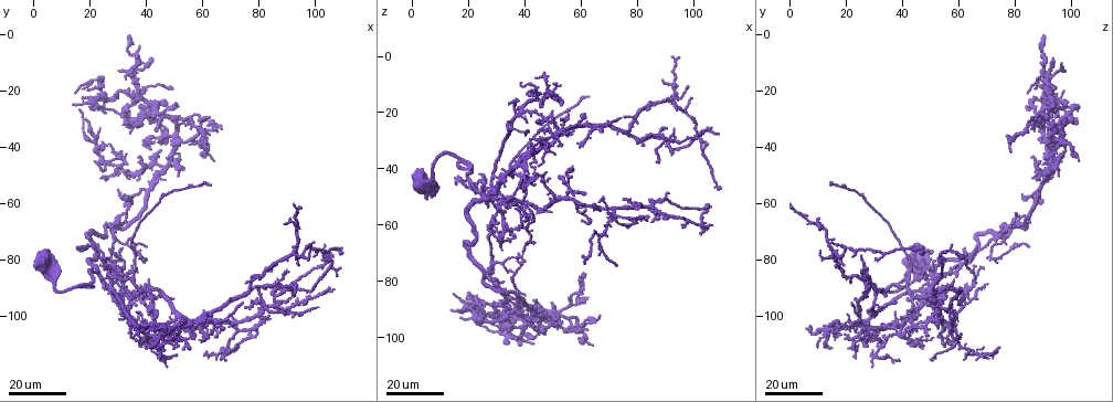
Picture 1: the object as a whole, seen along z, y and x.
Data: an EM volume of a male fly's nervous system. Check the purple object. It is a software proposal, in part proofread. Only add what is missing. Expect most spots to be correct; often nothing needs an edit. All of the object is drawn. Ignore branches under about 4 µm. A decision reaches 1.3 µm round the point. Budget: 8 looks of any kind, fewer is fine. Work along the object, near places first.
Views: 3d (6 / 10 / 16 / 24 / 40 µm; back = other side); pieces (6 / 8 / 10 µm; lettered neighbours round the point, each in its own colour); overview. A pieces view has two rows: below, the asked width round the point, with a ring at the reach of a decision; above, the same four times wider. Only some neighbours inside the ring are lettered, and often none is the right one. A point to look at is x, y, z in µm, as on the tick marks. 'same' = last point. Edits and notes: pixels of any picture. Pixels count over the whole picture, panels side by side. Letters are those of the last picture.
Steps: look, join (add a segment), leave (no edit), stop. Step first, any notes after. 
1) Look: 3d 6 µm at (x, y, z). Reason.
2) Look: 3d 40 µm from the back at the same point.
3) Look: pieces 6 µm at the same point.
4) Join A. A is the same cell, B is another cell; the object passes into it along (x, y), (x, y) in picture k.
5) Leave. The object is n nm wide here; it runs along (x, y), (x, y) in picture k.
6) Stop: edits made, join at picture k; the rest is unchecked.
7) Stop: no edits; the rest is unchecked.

Look: 3d 16 µm at (94, 81, 19). An open end.

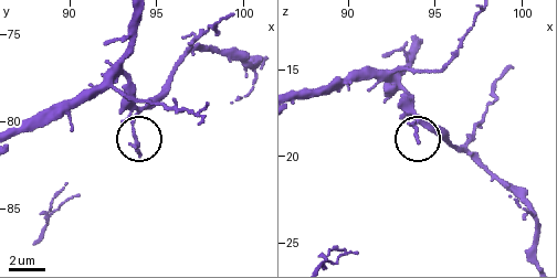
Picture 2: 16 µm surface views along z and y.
Look: pieces 10 µm at (94.0, 81.9, 19.2).

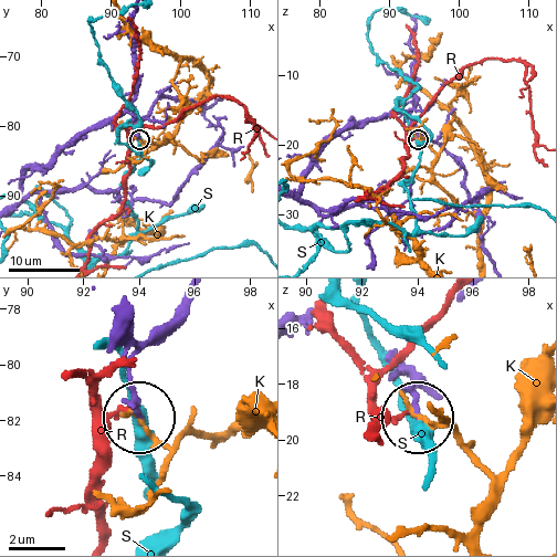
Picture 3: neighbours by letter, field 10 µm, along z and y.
Leave. K, R and S are other cells; it runs along (114, 314), (130, 350), (137, 414) in picture 3; no lettered segment goes on from it.

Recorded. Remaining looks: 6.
Look: 3d 24 µm at (91, 93, 49). Tapers out.

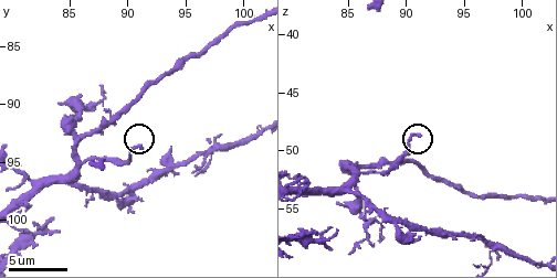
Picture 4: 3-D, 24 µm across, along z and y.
Look: pieces 8 µm at (91.4, 93.6, 48.6). What lies round it.

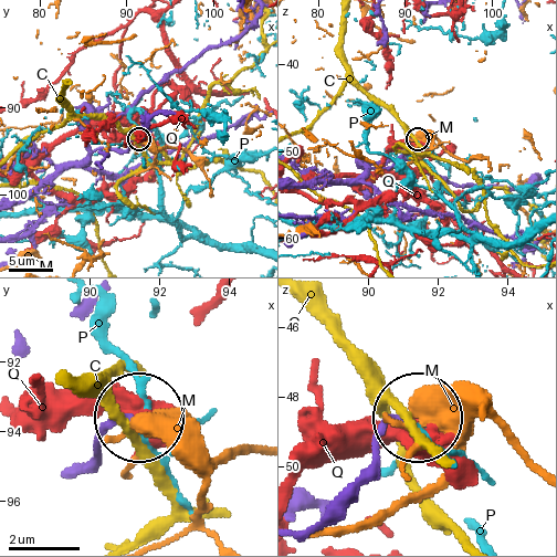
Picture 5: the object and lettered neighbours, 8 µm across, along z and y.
Leave. C, M, P and Q are other cells; none of them fits.

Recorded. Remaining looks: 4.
Look: 3d 16 µm at (102, 83, 64). Free end.

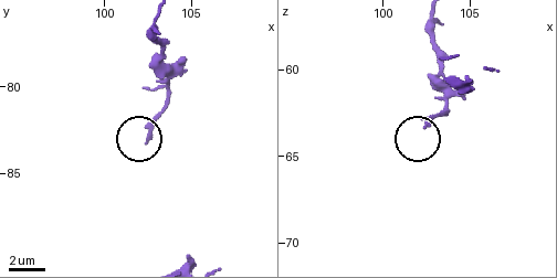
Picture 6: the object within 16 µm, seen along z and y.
Look: pieces 8 µm at (102.4, 83.2, 63.1).

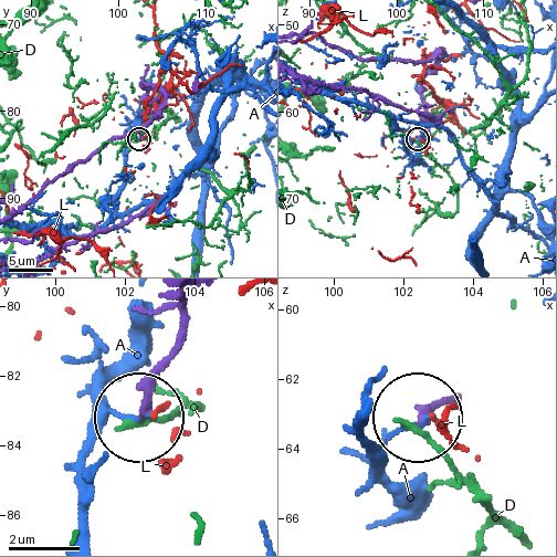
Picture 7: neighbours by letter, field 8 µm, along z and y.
Leave. A, D and L are other cells; it runs along (177, 297), (184, 333), (142, 410) in picture 7; no lettered segment goes on from it.

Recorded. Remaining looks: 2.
Look: 3d 24 µm at (15, 20, 84). End of a long branch.

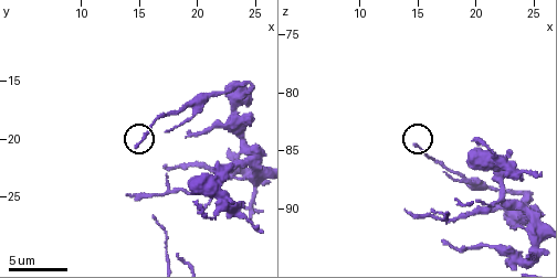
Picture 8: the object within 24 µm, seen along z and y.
Look: pieces 10 µm at (14.6, 20.4, 84.4). What lies round it.

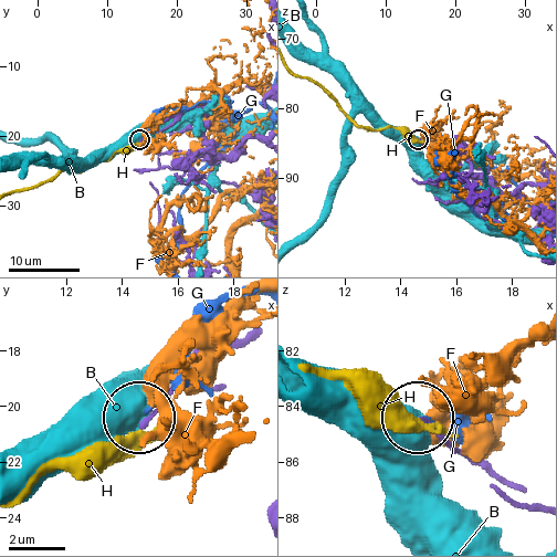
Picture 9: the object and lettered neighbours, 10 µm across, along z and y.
Leave. B, F, G and H are other cells; it runs along (481, 469), (419, 418) in picture 9; no lettered segment goes on from it.

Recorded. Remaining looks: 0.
Stop: no edits; the rest is unchecked.

